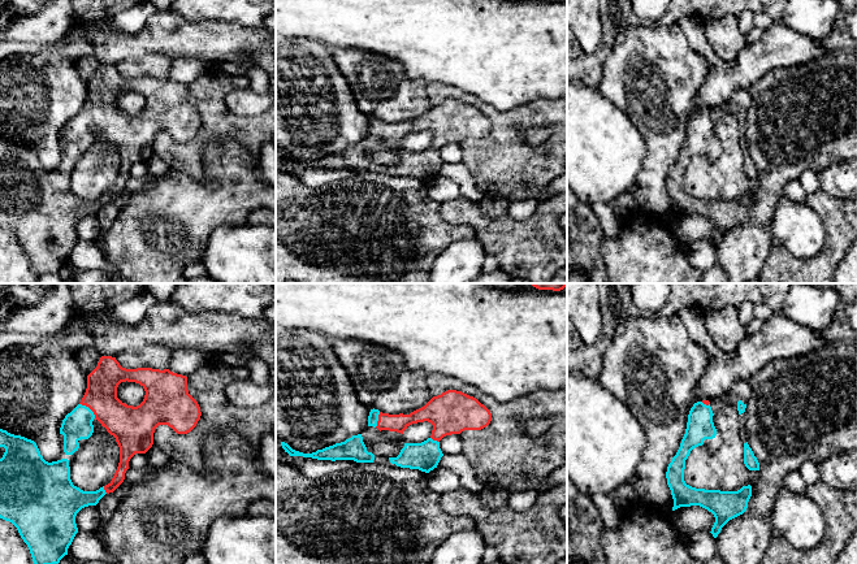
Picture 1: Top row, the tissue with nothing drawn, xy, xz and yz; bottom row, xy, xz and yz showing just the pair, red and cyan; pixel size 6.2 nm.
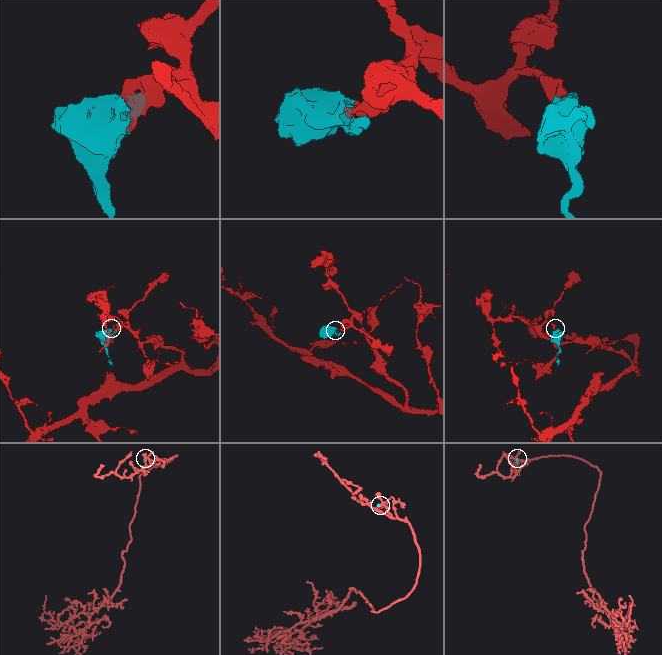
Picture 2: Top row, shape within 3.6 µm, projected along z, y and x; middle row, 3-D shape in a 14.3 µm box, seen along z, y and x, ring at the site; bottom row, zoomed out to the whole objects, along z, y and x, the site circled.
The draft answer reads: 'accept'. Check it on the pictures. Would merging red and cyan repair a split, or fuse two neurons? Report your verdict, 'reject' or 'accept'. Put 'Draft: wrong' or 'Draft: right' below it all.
accept
Draft: right

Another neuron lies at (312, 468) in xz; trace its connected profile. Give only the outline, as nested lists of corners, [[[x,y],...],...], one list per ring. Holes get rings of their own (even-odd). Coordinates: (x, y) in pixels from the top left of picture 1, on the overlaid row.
[[[276,435],[276,460],[295,468],[300,474],[308,478],[323,478],[342,472],[356,464],[354,460],[317,460],[303,456],[290,456],[281,446]]]

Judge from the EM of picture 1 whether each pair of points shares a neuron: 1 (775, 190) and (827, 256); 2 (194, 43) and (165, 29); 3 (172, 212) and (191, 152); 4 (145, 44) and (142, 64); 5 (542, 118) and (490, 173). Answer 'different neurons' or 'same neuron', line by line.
1: different neurons
2: same neuron
3: different neurons
4: different neurons
5: same neuron

